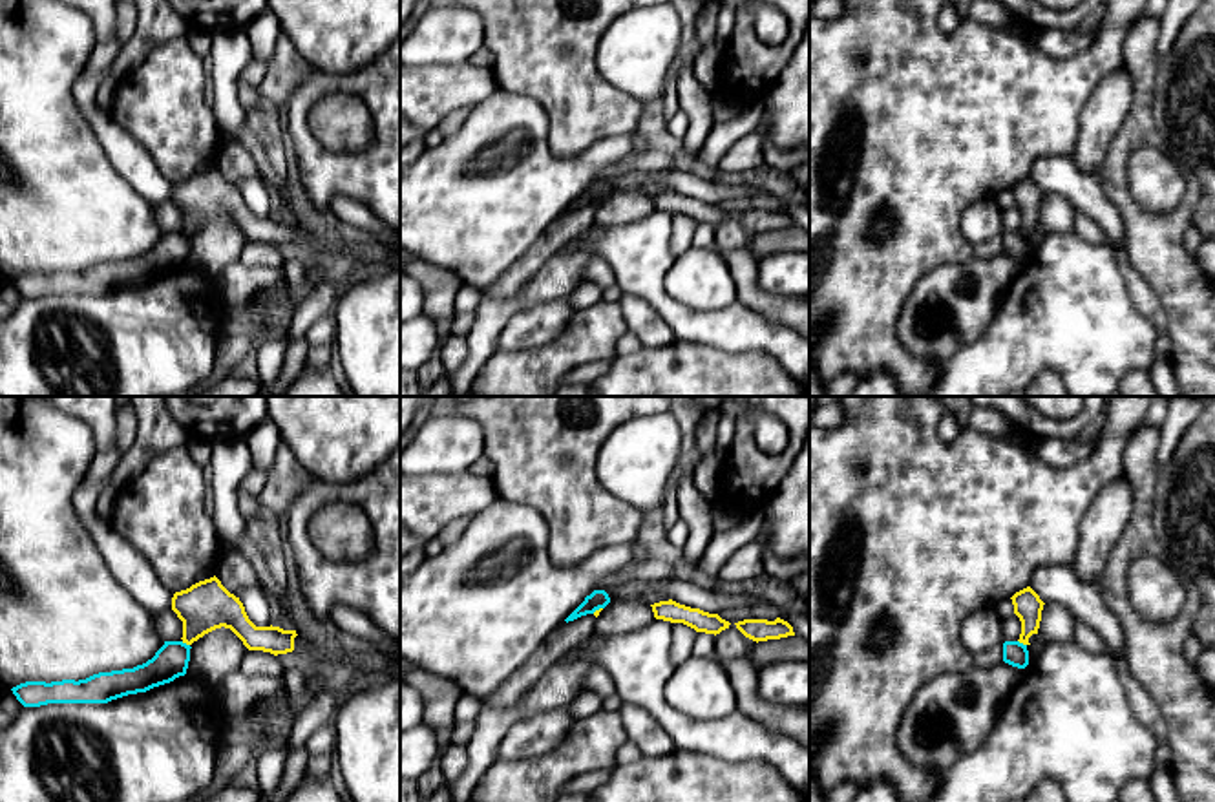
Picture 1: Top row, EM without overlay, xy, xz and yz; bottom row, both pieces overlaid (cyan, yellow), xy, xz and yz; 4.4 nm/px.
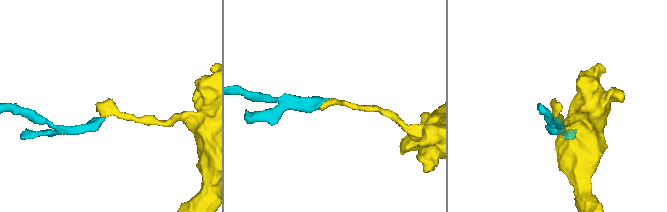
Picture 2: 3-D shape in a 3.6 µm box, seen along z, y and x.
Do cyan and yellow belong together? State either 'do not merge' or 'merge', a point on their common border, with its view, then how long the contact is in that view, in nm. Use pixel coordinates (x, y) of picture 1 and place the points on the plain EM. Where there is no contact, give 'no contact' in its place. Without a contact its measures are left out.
do not merge | yz (1022, 234) | 50 nm

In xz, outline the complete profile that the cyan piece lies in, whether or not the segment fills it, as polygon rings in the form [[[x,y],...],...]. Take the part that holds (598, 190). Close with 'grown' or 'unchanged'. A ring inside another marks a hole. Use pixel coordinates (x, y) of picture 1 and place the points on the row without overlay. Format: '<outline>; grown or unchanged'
[[[594,181],[565,212],[568,214],[581,206],[594,205],[596,201],[605,199],[608,194],[610,188],[605,181]]]; unchanged

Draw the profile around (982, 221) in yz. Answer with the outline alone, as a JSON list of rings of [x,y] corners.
[[[994,197],[979,199],[968,206],[961,216],[963,236],[972,243],[983,243],[996,236],[1003,236],[1005,228],[1001,223],[1003,210],[998,206]]]

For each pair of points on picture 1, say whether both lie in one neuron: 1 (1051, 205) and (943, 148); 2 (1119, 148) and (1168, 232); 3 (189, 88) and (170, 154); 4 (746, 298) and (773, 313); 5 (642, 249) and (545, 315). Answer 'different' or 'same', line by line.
1: different
2: same
3: same
4: same
5: different

